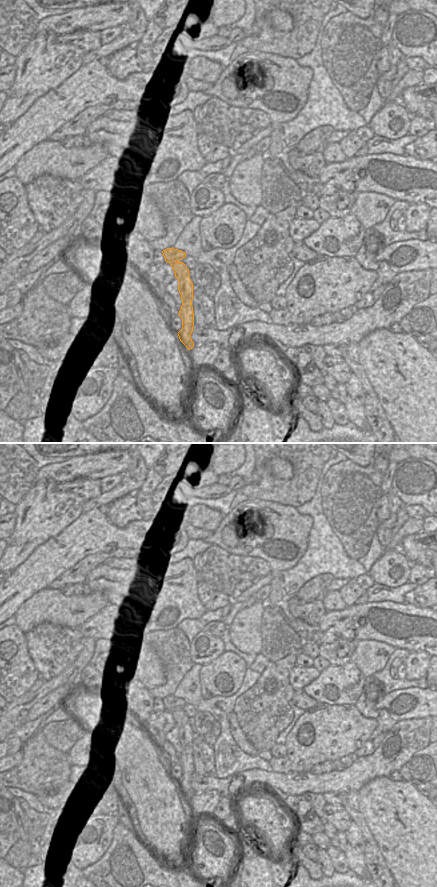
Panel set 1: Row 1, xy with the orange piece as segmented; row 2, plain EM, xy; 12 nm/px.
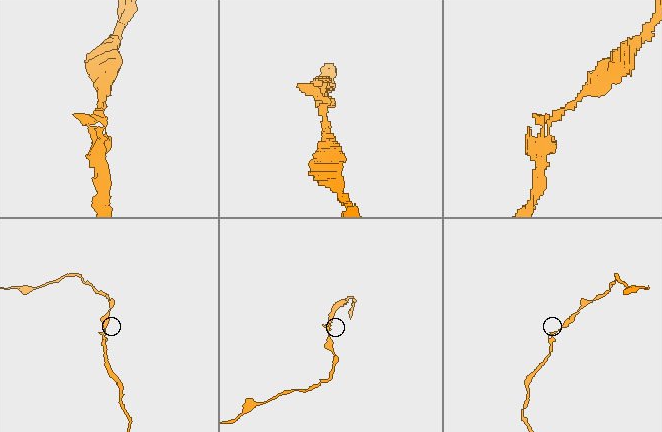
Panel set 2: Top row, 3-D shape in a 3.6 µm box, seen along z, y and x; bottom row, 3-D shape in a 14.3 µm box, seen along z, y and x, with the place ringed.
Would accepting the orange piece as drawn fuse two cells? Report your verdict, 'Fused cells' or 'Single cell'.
Fused cells.

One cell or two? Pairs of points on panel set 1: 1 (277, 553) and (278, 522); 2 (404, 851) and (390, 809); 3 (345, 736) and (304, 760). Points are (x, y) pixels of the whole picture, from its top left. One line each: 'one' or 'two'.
1: one
2: one
3: one

